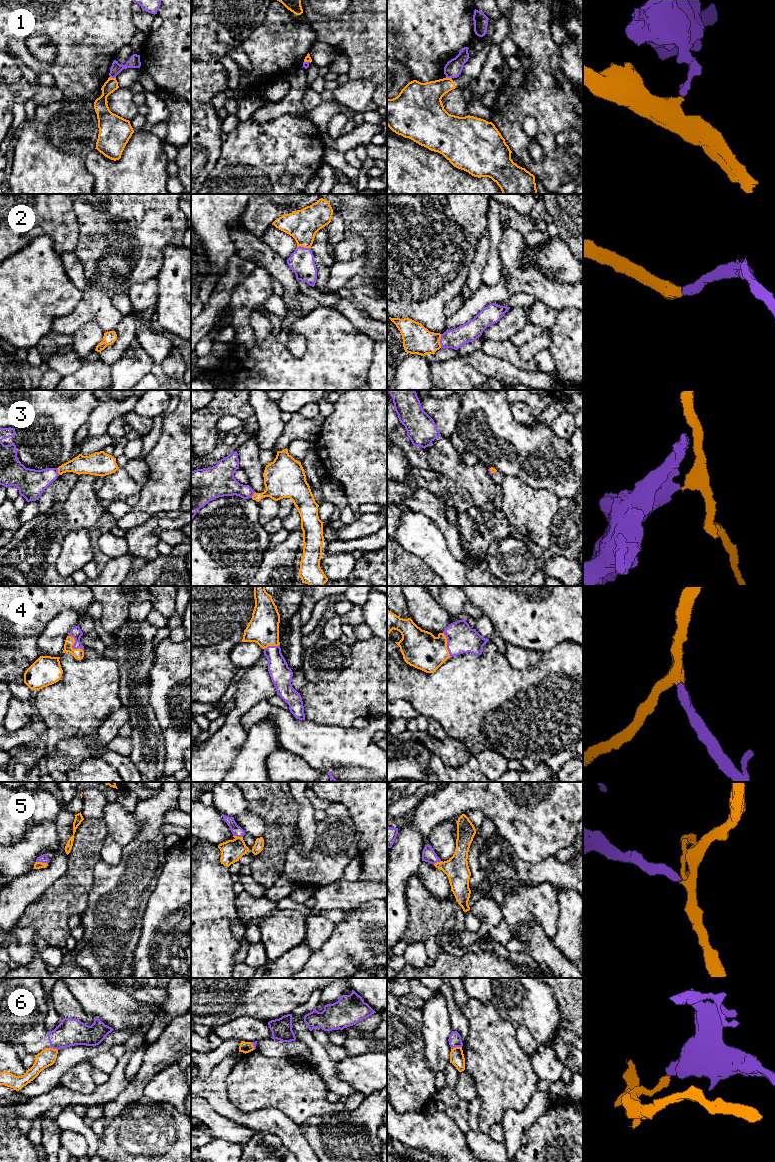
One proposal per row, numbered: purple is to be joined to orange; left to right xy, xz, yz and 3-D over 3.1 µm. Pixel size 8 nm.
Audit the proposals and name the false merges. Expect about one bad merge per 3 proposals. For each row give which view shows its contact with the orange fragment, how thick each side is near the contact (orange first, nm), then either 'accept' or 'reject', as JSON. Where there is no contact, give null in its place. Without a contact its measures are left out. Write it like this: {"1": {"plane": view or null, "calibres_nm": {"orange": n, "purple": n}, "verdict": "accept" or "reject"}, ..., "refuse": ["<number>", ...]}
{"1": {"plane": "xy", "calibres_nm": {"orange": 110, "purple": 100}, "verdict": "reject"}, "2": {"plane": "xz", "calibres_nm": {"orange": 240, "purple": 200}, "verdict": "accept"}, "3": {"plane": "xy", "calibres_nm": {"orange": 150, "purple": 240}, "verdict": "reject"}, "4": {"plane": "xy", "calibres_nm": {"orange": 90, "purple": 90}, "verdict": "accept"}, "5": {"plane": "xy", "calibres_nm": {"orange": 60, "purple": 70}, "verdict": "accept"}, "6": {"plane": "yz", "calibres_nm": {"orange": 110, "purple": 100}, "verdict": "reject"}, "refuse": ["1", "3", "6"]}

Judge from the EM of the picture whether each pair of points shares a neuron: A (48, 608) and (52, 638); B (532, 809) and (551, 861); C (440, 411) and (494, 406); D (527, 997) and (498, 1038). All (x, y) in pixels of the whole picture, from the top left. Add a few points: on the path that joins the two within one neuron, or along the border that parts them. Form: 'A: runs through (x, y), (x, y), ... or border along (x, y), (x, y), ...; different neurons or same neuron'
A: border along (69, 608), (59, 613), (46, 626), (37, 642); different neurons
B: border along (553, 855), (549, 855), (539, 862), (526, 862); different neurons
C: border along (461, 400), (455, 430); different neurons
D: border along (507, 1018), (510, 1021); different neurons

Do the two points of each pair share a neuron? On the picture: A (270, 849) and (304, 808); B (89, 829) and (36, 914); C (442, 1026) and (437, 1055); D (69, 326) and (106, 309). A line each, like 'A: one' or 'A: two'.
A: two
B: one
C: one
D: one

